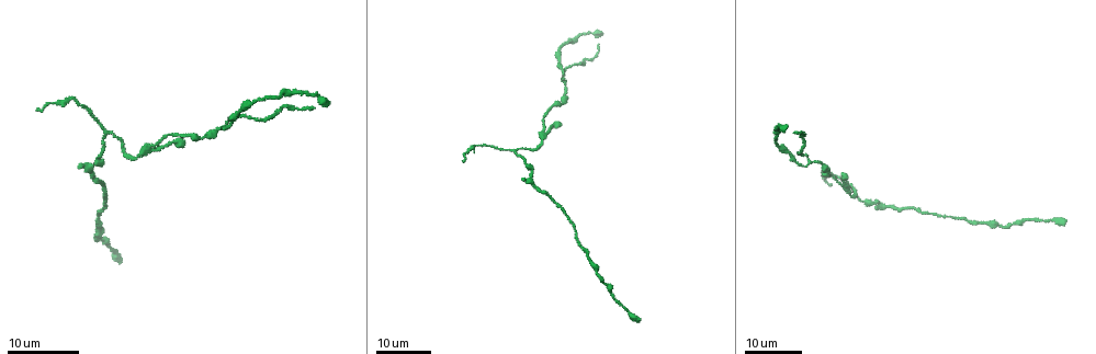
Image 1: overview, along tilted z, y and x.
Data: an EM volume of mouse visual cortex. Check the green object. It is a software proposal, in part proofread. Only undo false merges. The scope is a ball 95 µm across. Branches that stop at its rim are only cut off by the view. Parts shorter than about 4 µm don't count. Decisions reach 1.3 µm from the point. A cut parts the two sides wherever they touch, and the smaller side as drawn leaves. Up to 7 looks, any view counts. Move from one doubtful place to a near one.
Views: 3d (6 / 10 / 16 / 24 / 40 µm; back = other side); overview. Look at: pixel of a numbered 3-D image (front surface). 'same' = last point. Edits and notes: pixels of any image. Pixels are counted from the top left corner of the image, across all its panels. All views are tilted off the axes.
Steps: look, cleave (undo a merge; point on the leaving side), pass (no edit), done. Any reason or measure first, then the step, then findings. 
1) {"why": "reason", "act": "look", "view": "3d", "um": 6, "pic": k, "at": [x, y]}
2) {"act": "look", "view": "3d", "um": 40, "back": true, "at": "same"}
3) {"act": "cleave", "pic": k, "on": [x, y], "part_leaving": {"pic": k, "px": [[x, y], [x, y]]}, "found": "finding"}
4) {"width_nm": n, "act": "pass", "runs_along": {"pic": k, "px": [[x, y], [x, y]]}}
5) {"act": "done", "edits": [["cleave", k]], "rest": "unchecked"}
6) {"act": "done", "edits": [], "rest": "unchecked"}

{"why": "three arms meet", "act": "look", "view": "3d", "um": 16, "pic": 1, "at": [809, 162]}

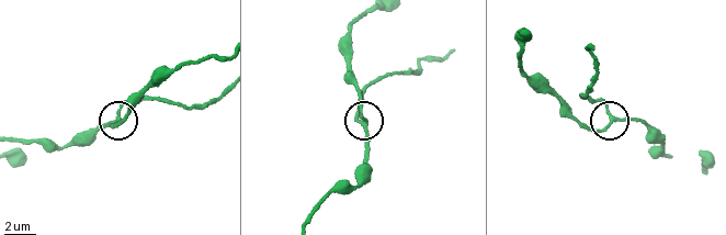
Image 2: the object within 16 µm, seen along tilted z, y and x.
{"act": "look", "view": "3d", "um": 6, "pic": 2, "at": [611, 118]}

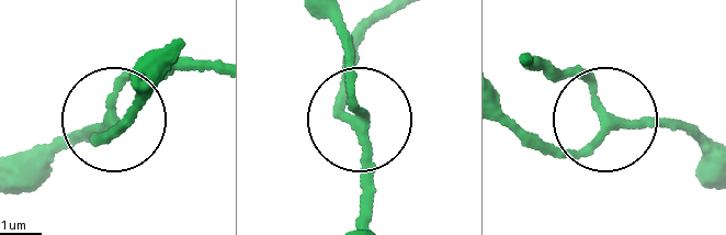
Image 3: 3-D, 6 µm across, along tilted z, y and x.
{"act": "look", "view": "3d", "um": 6, "back": true, "pic": 3, "at": [357, 121]}

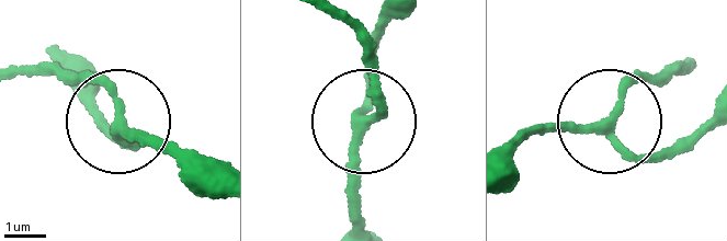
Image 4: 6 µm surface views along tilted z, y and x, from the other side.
{"arms": 3, "act": "pass", "runs_along": {"pic": 4, "px": [[507, 181], [525, 140], [601, 123], [635, 78], [667, 71]]}, "found": "all the same neuron"}

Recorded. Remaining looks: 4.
{"why": "branch point", "act": "look", "view": "3d", "um": 16, "pic": 1, "at": [514, 151]}

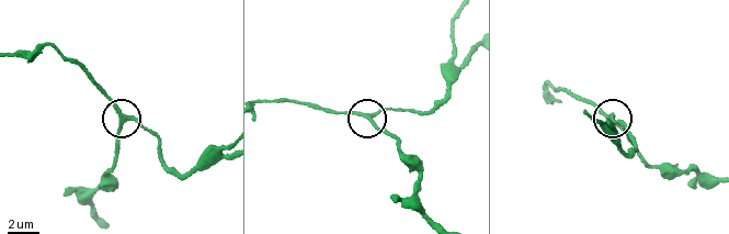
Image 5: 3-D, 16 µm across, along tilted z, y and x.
{"act": "look", "view": "3d", "um": 10, "pic": 5, "at": [128, 119]}

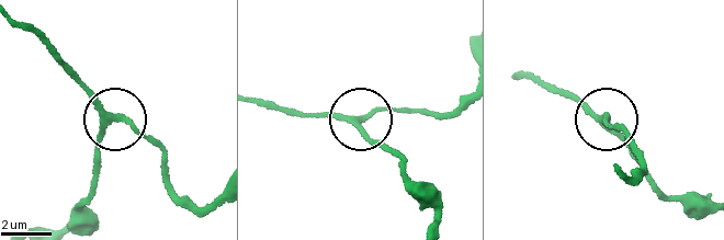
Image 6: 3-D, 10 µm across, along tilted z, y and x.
{"width_nm": 200, "act": "pass", "runs_along": {"pic": 6, "px": [[116, 123], [100, 138], [89, 186]]}, "found": "continuous, no second neuron"}

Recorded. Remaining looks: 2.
{"why": "side arm on a straight run", "act": "look", "view": "3d", "um": 16, "pic": 1, "at": [153, 151]}

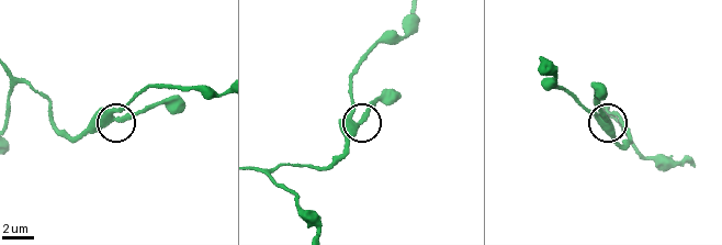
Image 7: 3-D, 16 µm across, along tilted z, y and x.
{"act": "look", "view": "3d", "um": 10, "pic": 7, "at": [358, 122]}

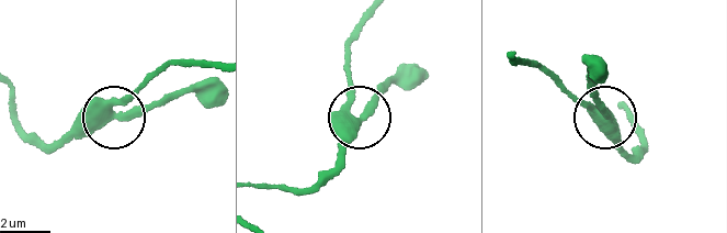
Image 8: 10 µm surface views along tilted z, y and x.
{"side_arm_um": 5, "act": "pass", "runs_along": {"pic": 8, "px": [[9, 102], [20, 128], [54, 142], [178, 96]]}, "found": "one neuron here"}

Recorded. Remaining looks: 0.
{"act": "done", "edits": [], "rest": "unchecked"}

